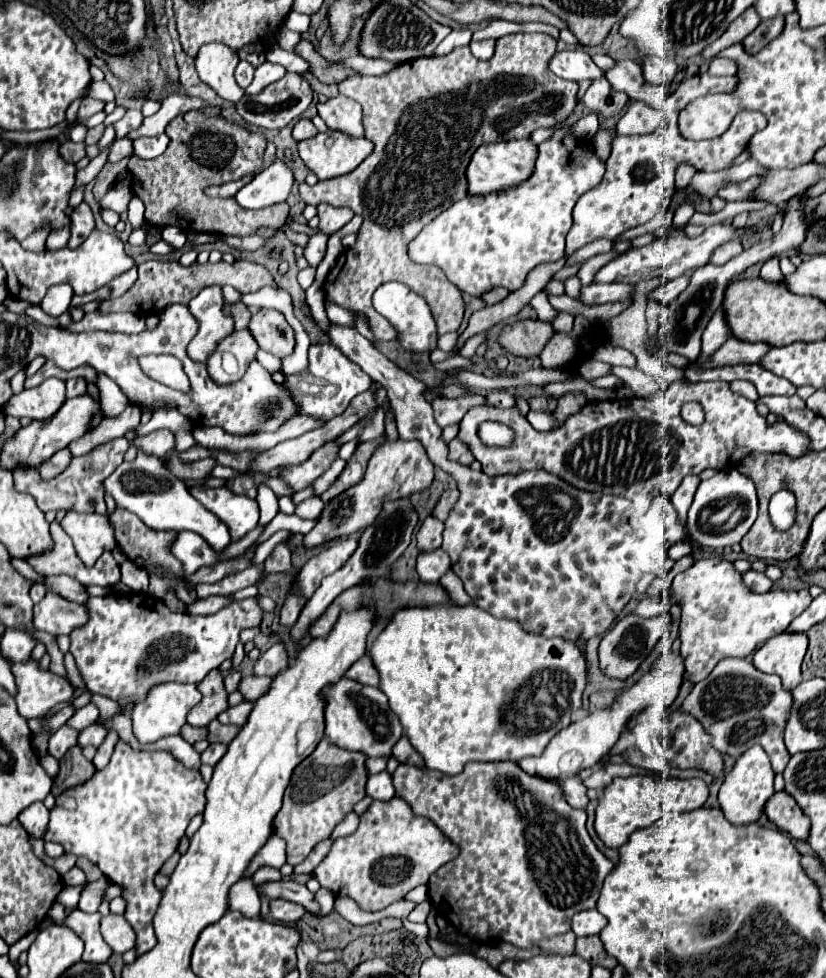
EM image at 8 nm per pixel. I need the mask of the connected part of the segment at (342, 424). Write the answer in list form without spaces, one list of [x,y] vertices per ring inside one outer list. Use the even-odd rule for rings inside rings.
[[[373,388],[371,390],[367,390],[365,394],[361,394],[361,396],[357,396],[355,400],[351,400],[351,404],[349,404],[349,408],[341,414],[341,416],[335,416],[333,420],[329,420],[329,422],[325,422],[321,428],[317,428],[317,430],[311,430],[311,432],[307,432],[307,434],[303,434],[303,436],[299,436],[299,438],[293,438],[293,440],[285,440],[285,442],[281,442],[281,444],[277,444],[275,448],[271,448],[271,450],[265,450],[265,452],[261,452],[261,454],[257,454],[257,458],[253,460],[253,464],[249,464],[249,472],[271,472],[273,468],[277,468],[277,466],[281,466],[281,464],[297,464],[297,462],[303,462],[303,460],[307,460],[307,456],[315,450],[315,448],[319,448],[319,444],[323,446],[325,442],[329,442],[329,440],[333,440],[335,436],[339,436],[339,434],[343,434],[345,430],[349,430],[365,412],[369,412],[371,408],[375,408],[377,404],[375,404],[375,400],[373,400]]]

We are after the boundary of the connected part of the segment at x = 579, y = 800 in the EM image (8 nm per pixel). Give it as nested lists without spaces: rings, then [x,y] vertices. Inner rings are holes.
[[[573,776],[573,778],[567,778],[561,782],[561,788],[565,792],[565,798],[567,802],[573,806],[573,808],[579,808],[579,810],[585,810],[587,804],[589,804],[589,798],[587,798],[587,788],[581,784],[581,778],[579,776]]]

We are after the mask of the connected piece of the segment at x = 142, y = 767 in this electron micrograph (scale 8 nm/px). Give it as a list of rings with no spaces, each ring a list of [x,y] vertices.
[[[119,740],[107,768],[93,774],[91,780],[77,788],[69,788],[57,796],[55,808],[51,810],[49,828],[43,836],[45,842],[59,842],[65,852],[75,856],[87,856],[93,864],[99,864],[101,872],[113,882],[125,888],[123,898],[127,900],[125,918],[137,934],[137,954],[143,954],[155,946],[153,914],[159,906],[161,892],[155,888],[153,878],[165,860],[173,854],[173,842],[179,842],[197,812],[205,808],[205,788],[197,770],[185,768],[169,752],[137,752]]]

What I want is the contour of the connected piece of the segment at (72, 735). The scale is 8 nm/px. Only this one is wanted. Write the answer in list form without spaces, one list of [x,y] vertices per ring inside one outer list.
[[[61,726],[51,738],[49,738],[49,754],[53,758],[61,758],[71,746],[77,744],[77,730],[69,728],[69,726]]]

